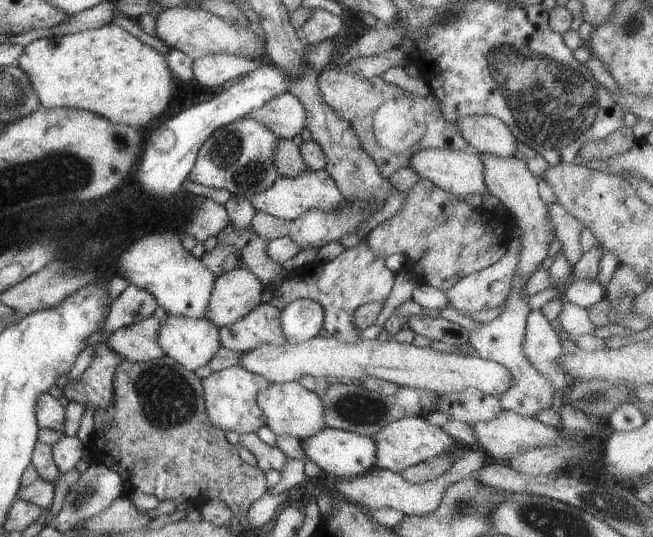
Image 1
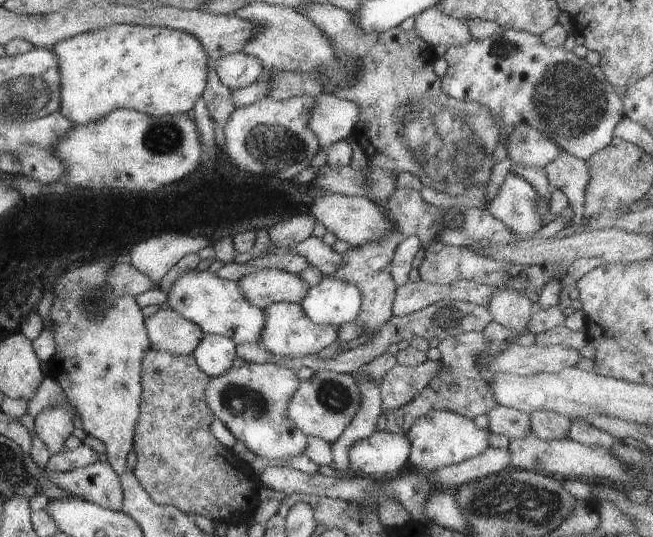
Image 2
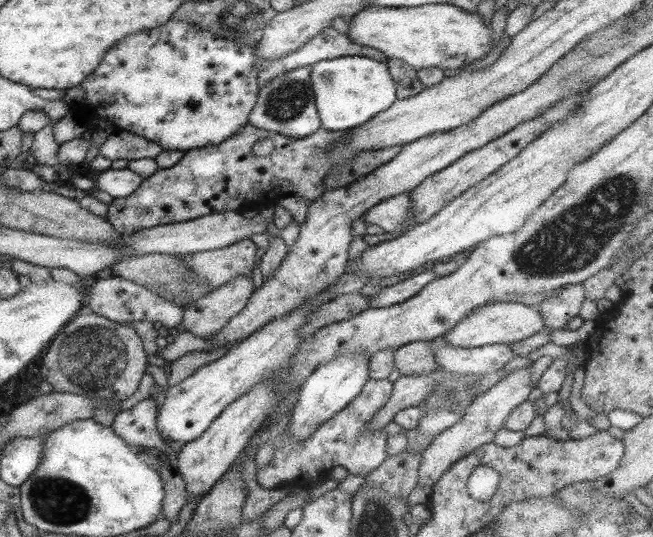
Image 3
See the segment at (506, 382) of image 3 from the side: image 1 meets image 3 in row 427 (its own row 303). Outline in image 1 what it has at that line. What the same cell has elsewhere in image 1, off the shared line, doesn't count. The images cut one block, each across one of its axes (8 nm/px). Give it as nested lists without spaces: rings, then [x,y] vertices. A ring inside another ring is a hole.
[[[513,226],[507,254],[500,258],[500,261],[462,278],[448,291],[444,291],[449,301],[451,300],[452,308],[456,308],[458,311],[465,311],[466,313],[476,313],[498,308],[508,299],[513,275],[519,262],[521,250],[521,239],[519,237],[521,234],[522,232],[517,226]]]

